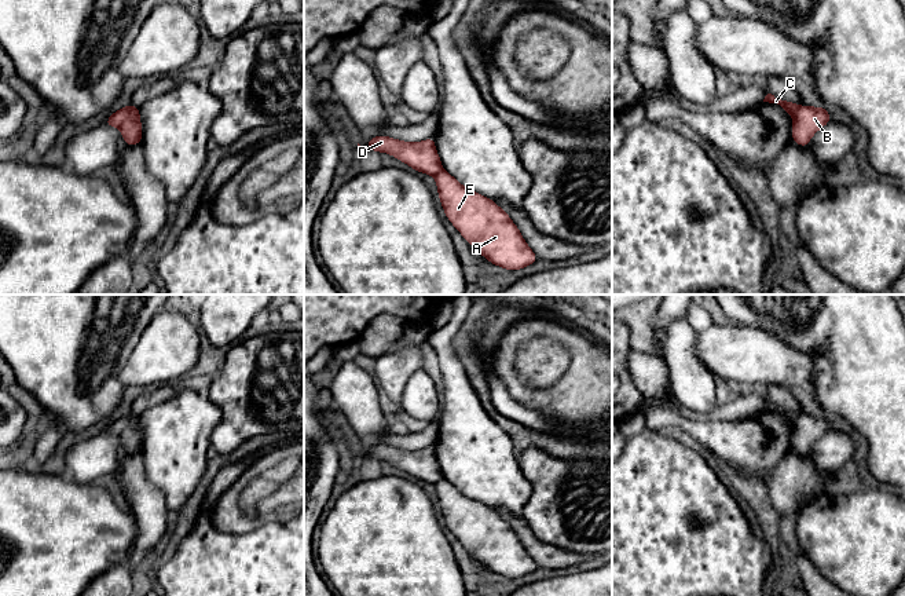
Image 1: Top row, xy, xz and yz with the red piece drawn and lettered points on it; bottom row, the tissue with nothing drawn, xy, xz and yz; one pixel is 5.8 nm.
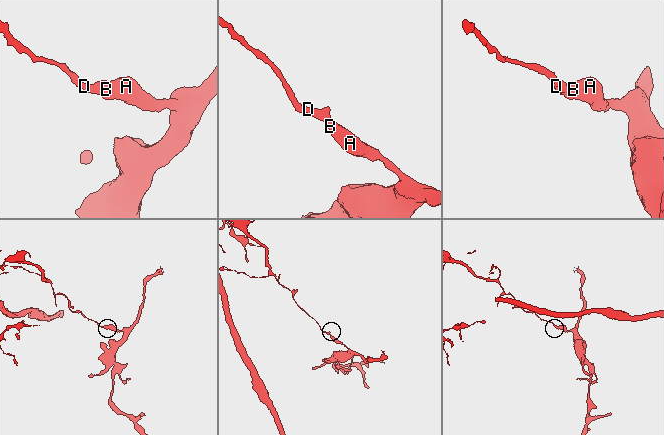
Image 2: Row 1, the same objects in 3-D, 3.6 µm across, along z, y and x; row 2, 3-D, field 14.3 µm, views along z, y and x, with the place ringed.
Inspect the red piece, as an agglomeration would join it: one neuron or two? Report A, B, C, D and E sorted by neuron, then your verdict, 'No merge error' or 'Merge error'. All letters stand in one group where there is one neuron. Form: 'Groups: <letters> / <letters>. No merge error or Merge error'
Groups: A B E / C D. Merge error

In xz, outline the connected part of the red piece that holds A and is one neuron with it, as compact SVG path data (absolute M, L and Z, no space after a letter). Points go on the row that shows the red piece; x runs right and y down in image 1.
M446 171L435 179L447 219L490 263L517 271L539 260L494 200L466 189Z

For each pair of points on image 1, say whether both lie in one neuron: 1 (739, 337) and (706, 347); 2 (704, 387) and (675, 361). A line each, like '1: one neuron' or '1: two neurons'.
1: one neuron
2: one neuron

